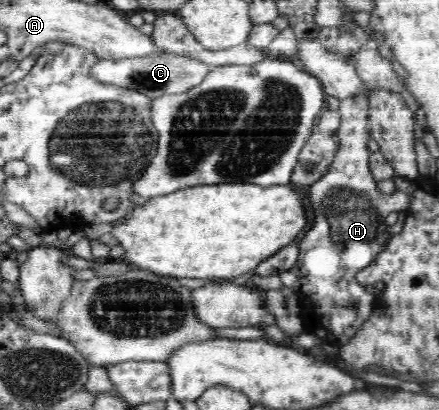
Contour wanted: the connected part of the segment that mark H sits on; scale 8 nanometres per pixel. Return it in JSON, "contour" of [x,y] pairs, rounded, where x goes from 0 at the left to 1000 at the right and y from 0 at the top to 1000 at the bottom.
{"contour":[[[813,239],[811,246],[777,249],[770,268],[772,361],[747,420],[724,441],[713,446],[704,466],[704,502],[713,517],[713,541],[699,546],[699,566],[681,580],[683,617],[677,639],[661,659],[683,678],[681,746],[686,761],[679,771],[690,785],[690,807],[715,815],[736,834],[754,837],[772,849],[786,844],[836,785],[856,759],[859,732],[845,720],[831,695],[825,695],[811,673],[822,656],[836,654],[854,632],[884,605],[893,585],[891,551],[882,546],[882,527],[895,515],[925,515],[941,493],[943,478],[934,463],[900,459],[891,473],[872,473],[859,459],[859,437],[843,410],[841,363],[843,327],[836,320],[838,239]]]}

